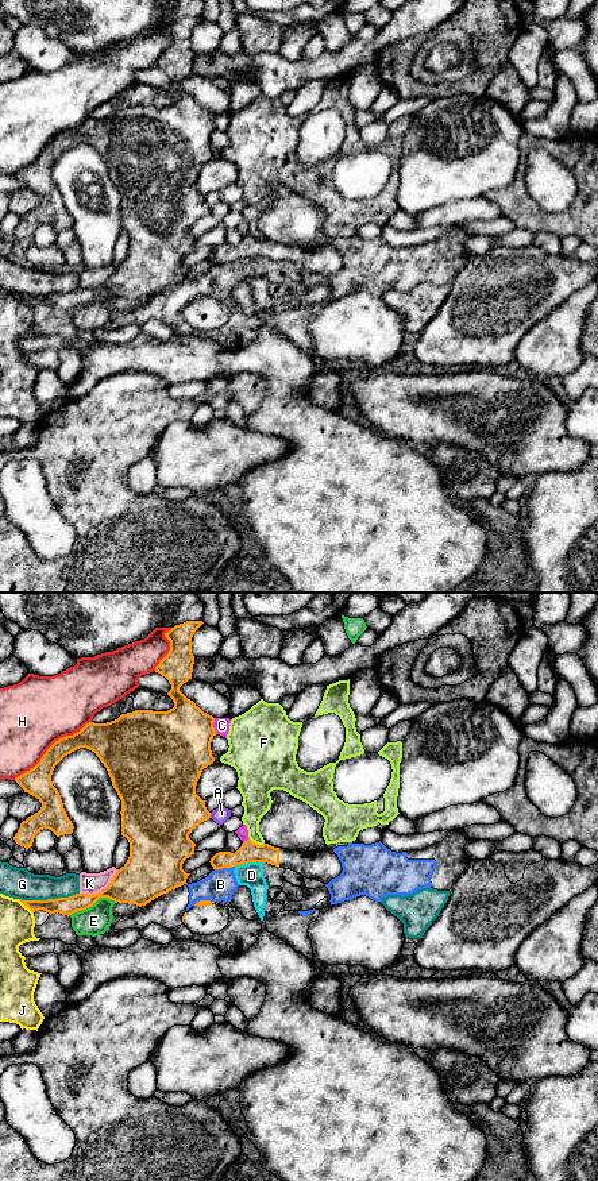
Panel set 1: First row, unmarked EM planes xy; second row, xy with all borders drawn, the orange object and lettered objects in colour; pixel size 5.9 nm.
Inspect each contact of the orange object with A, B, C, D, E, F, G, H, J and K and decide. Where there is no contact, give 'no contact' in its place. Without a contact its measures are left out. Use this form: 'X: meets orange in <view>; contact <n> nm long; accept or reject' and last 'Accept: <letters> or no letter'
A: meets orange in xy; contact 30 nm long; reject
B: meets orange in xy; contact 120 nm long; reject
C: meets orange in xy; contact 100 nm long; reject
D: meets orange in xy; contact 180 nm long; reject
E: meets orange in xy; contact 300 nm long; reject
F: meets orange in xy; contact 100 nm long; reject
G: meets orange in xy; contact 360 nm long; reject
H: meets orange in xy; contact 600 nm long; reject
J: meets orange in xy; contact 130 nm long; reject
K: meets orange in xy; contact 280 nm long; reject
Accept: no letter

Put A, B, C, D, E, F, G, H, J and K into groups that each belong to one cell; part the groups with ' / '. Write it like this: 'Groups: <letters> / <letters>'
Groups: A / B D / C / E / F / G / H / J / K

